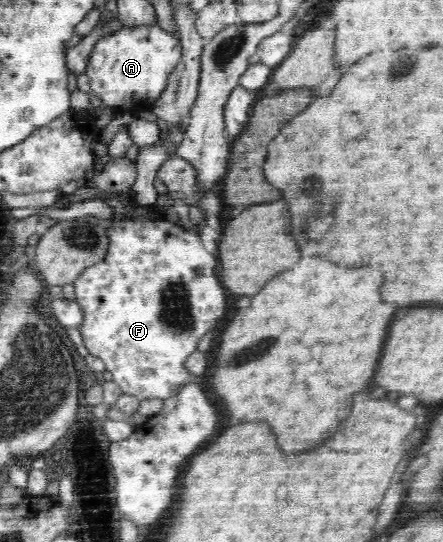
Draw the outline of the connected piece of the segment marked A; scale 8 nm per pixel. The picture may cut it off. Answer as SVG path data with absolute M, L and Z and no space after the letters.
M160 26L125 28L99 40L93 47L91 56L86 62L86 74L92 92L102 100L103 104L117 112L140 113L151 109L159 100L167 86L167 79L182 57L182 44L175 36L171 36Z

